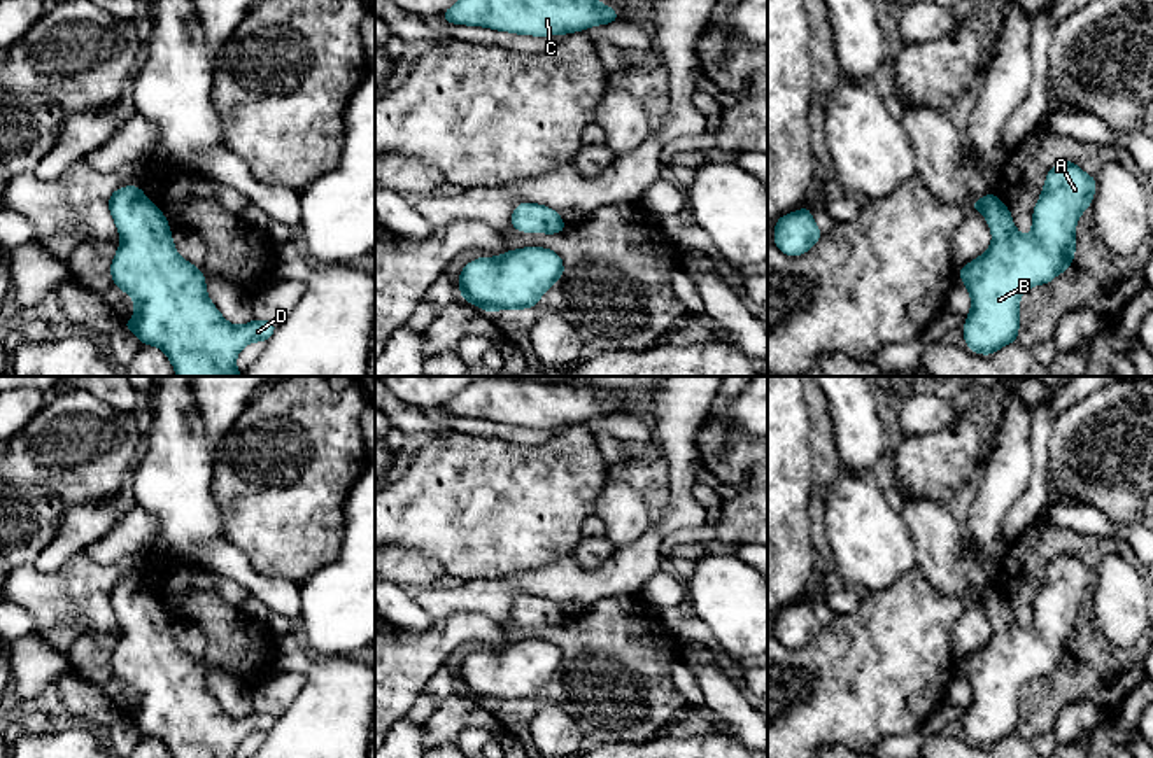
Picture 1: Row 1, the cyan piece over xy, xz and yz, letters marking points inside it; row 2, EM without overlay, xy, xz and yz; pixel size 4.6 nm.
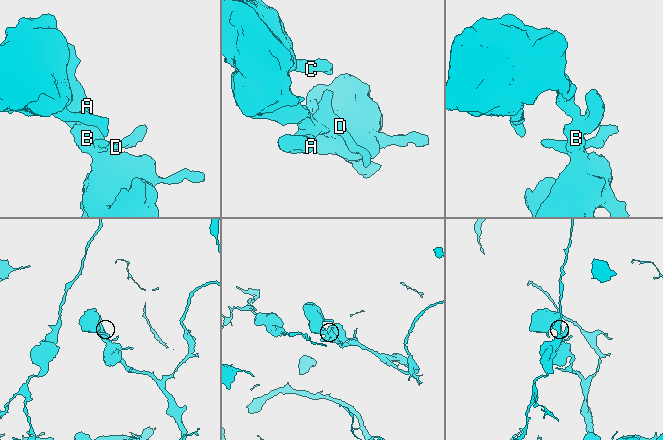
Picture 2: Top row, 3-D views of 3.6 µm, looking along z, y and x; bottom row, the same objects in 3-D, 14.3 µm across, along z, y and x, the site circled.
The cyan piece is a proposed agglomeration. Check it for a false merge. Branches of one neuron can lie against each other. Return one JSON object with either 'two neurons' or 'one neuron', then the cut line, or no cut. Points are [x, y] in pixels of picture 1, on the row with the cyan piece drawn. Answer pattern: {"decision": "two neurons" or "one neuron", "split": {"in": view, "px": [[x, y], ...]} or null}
{"decision": "one neuron", "split": null}

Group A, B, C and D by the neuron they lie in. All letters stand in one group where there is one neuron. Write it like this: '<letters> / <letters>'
A B C D

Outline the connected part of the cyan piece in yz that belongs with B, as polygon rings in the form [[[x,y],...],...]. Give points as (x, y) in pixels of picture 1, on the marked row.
[[[1072,161],[1050,168],[1027,236],[1018,233],[1009,208],[994,191],[971,205],[985,215],[994,236],[985,254],[955,271],[971,294],[964,322],[969,350],[990,355],[1018,340],[1022,294],[1071,270],[1074,229],[1095,187],[1095,177]]]

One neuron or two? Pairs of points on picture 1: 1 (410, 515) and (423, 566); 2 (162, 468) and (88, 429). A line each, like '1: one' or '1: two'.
1: two
2: two

